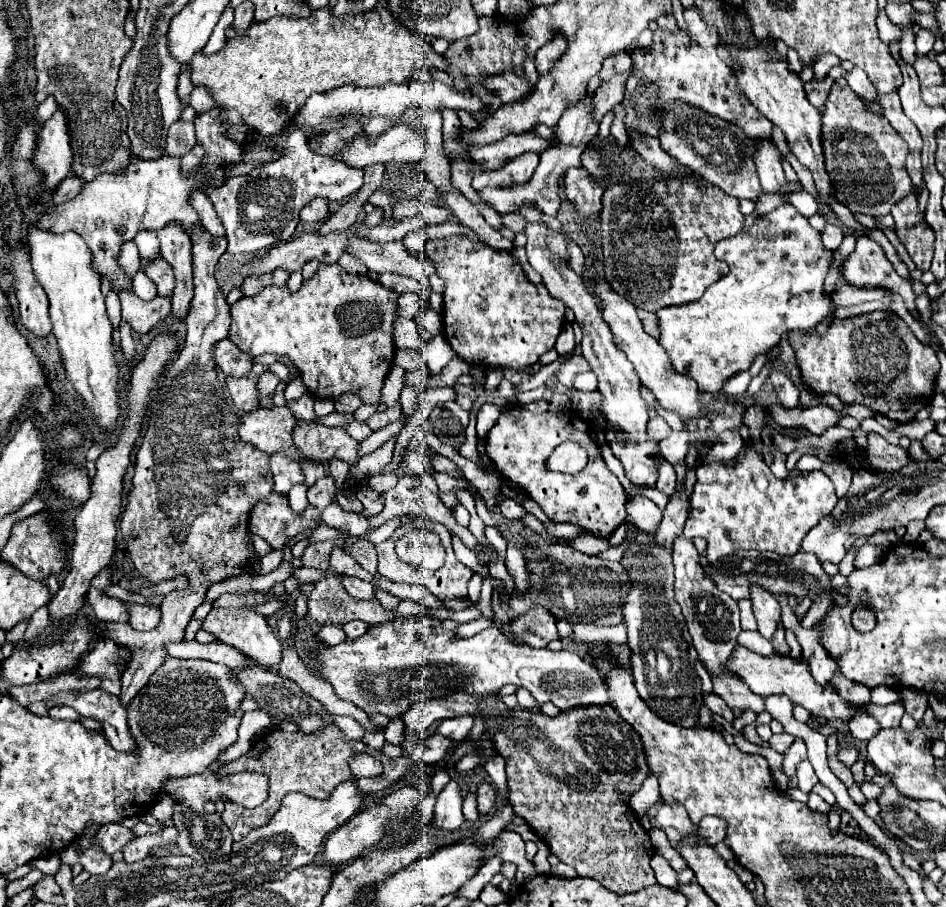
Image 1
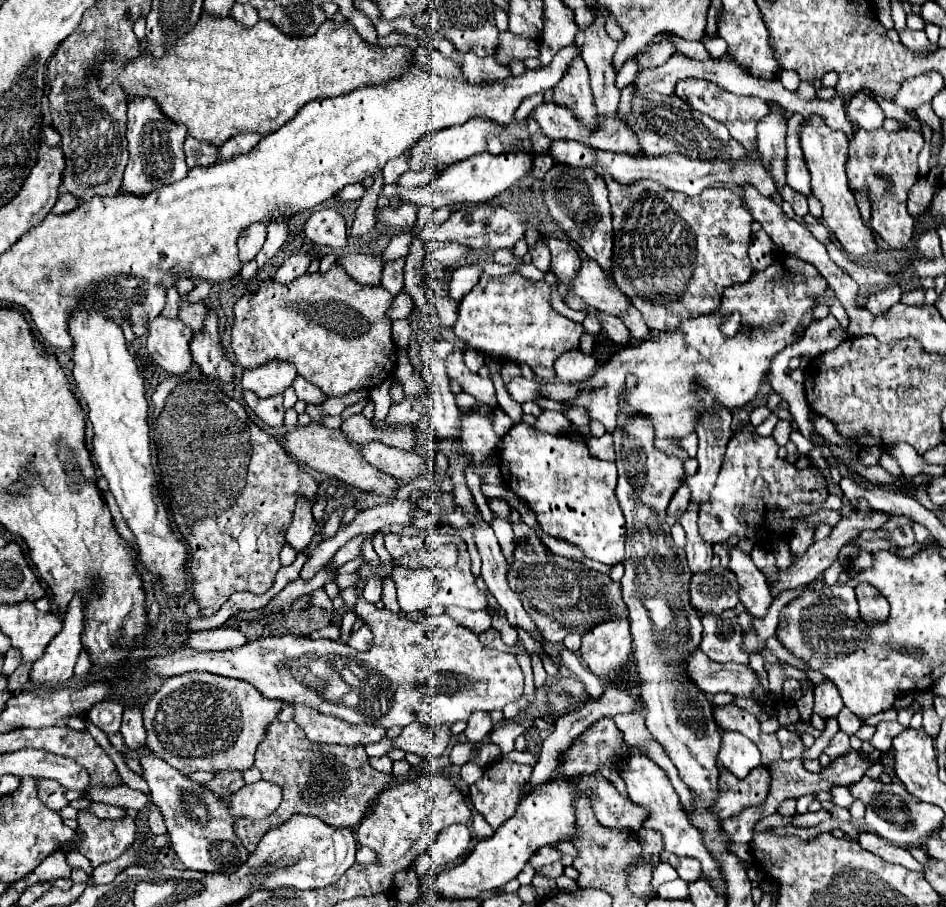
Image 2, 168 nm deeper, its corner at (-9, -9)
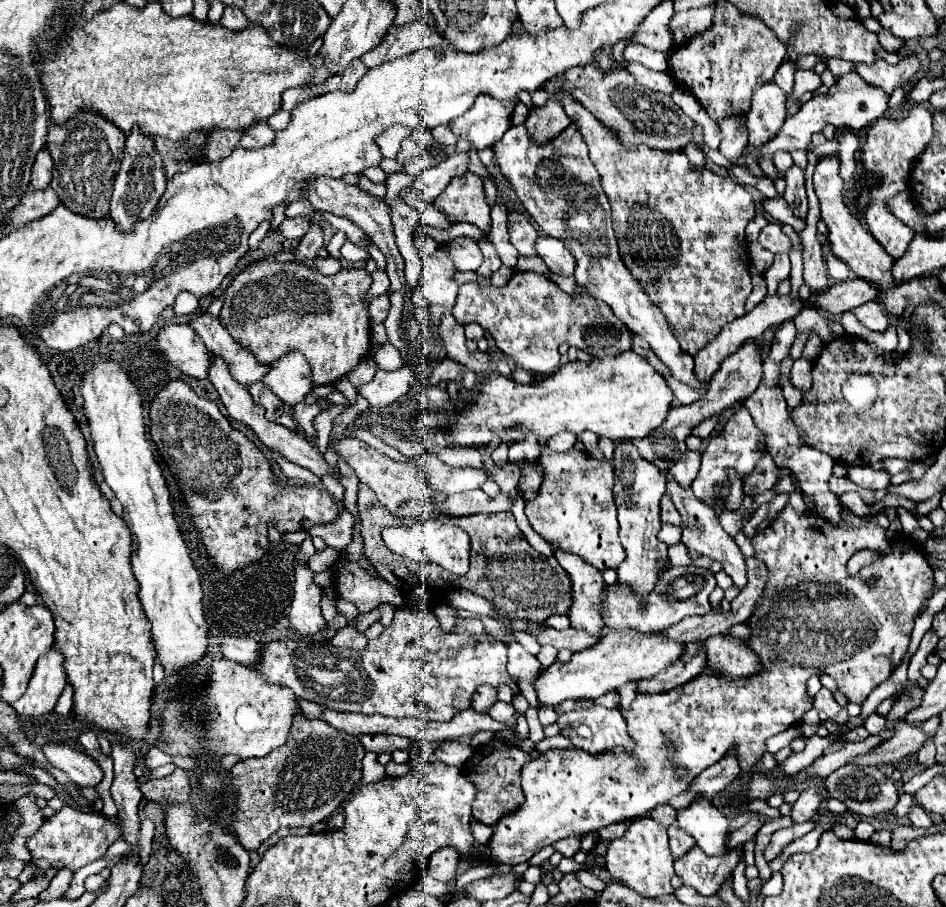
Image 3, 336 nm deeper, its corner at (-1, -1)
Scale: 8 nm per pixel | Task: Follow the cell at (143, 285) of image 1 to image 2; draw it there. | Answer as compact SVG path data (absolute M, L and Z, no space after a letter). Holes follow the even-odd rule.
M172 287L172 289L168 289L168 293L166 293L166 307L164 307L164 311L162 311L162 317L176 319L176 317L178 317L178 309L180 309L180 295L178 295L178 291Z

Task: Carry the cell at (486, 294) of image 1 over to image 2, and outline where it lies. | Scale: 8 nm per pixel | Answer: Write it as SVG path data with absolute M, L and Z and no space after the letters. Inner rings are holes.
M482 273L476 287L464 295L458 315L460 317L454 327L458 339L502 361L518 359L544 381L556 379L554 361L562 353L578 349L580 337L586 333L582 325L562 317L550 305L550 285L544 279L530 281L520 273L506 277L490 277L488 273Z

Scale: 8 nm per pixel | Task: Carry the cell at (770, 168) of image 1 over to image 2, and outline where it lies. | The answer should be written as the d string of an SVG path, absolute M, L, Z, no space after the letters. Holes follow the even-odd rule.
M770 109L766 117L760 119L756 131L758 131L758 151L764 157L764 161L776 171L784 171L784 159L786 159L786 121L788 117L778 111Z

